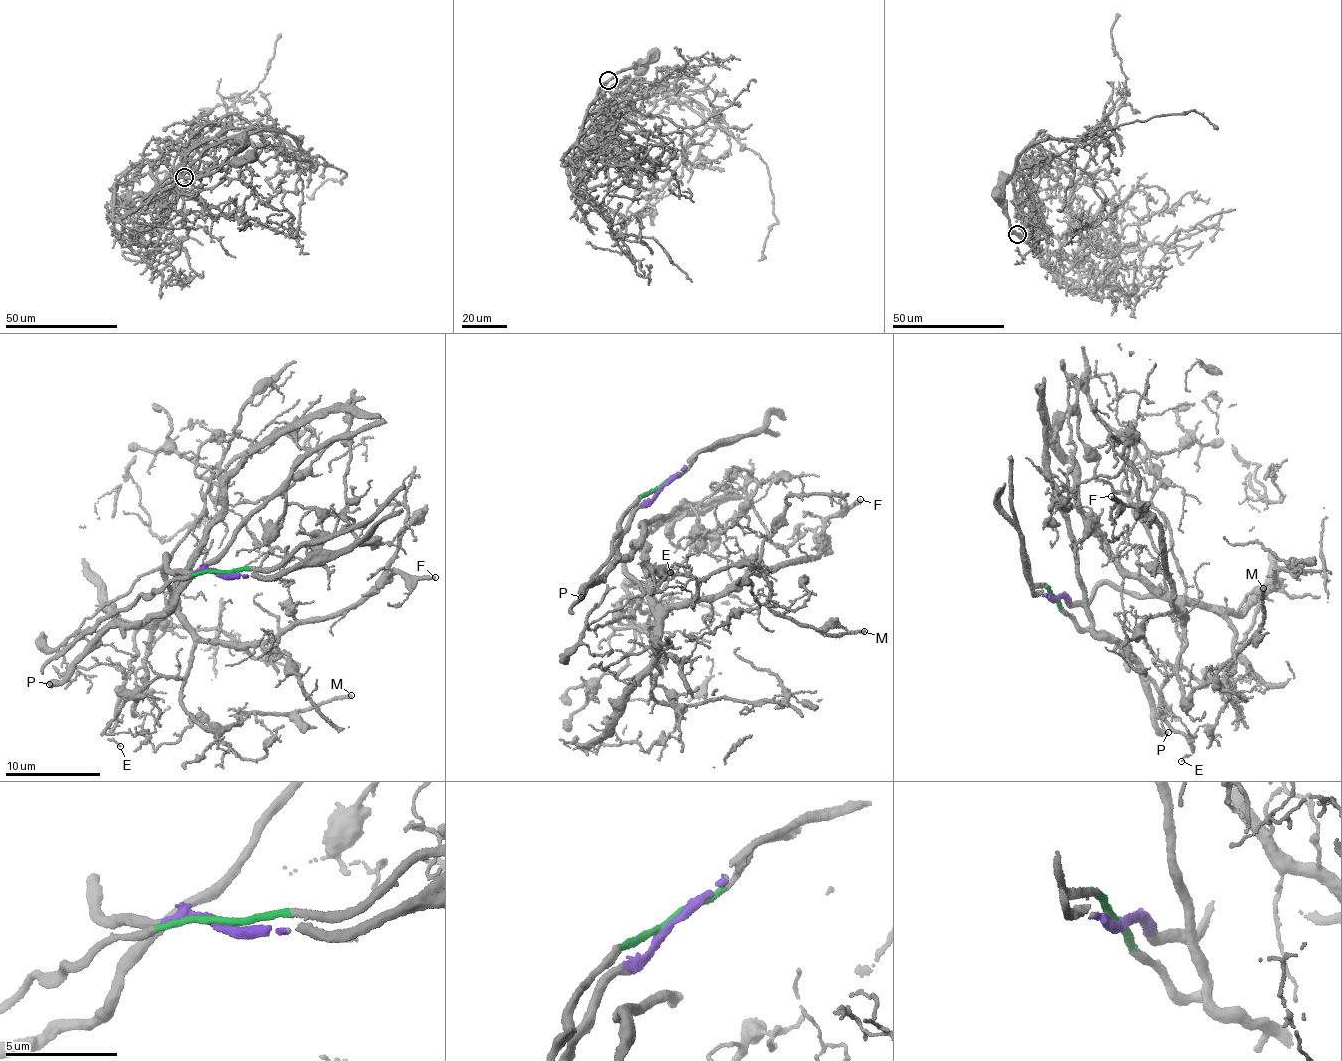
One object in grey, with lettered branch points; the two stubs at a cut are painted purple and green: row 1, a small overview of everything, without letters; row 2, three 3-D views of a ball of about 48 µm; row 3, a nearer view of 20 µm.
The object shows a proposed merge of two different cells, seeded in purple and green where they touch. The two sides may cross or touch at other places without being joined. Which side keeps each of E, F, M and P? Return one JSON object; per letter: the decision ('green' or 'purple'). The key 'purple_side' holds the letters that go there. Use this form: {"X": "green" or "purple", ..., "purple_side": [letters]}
{"E": "purple", "F": "purple", "M": "purple", "P": "green", "purple_side": ["E", "F", "M"]}

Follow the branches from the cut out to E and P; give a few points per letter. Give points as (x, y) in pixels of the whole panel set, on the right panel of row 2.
E: (1055, 598), (1086, 602), (1103, 583), (1177, 605), (1185, 645), (1160, 695), (1165, 718), (1192, 753), (1182, 761)
P: (1055, 598), (1073, 616), (1077, 626), (1114, 634), (1125, 645), (1133, 659), (1157, 728), (1169, 732)

